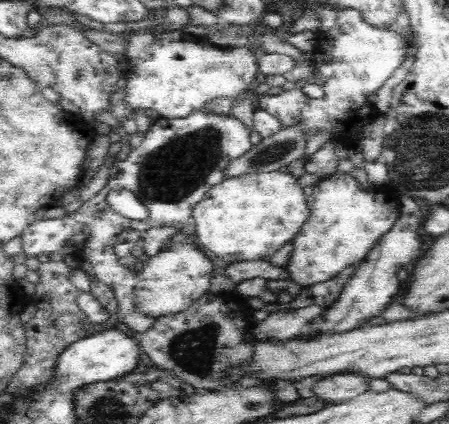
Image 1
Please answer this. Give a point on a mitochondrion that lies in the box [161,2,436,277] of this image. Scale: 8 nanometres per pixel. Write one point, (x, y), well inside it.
(276, 152)

